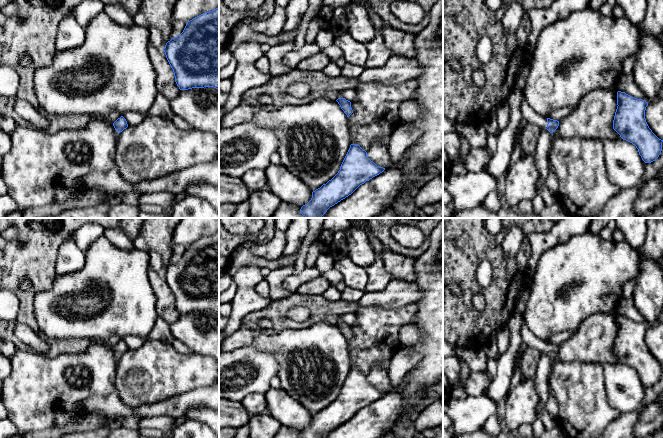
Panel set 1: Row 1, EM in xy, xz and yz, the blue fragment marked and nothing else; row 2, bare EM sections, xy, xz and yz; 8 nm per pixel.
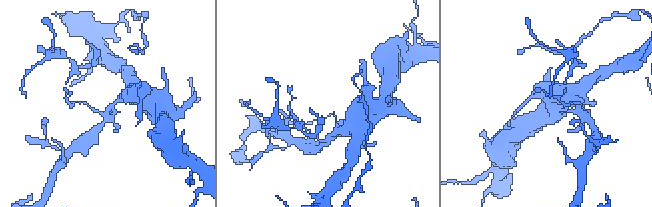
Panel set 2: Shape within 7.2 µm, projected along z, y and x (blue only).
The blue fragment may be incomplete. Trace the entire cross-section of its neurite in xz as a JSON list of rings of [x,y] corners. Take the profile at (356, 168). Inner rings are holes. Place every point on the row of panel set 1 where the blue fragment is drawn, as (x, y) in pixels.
[[[351,144],[338,173],[312,192],[311,200],[301,207],[300,213],[306,218],[321,218],[330,207],[384,170],[368,158],[359,145]]]

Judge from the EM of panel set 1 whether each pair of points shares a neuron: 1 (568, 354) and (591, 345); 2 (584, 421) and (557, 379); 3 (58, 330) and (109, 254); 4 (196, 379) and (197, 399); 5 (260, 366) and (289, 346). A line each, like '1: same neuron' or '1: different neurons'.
1: same neuron
2: same neuron
3: same neuron
4: different neurons
5: different neurons

